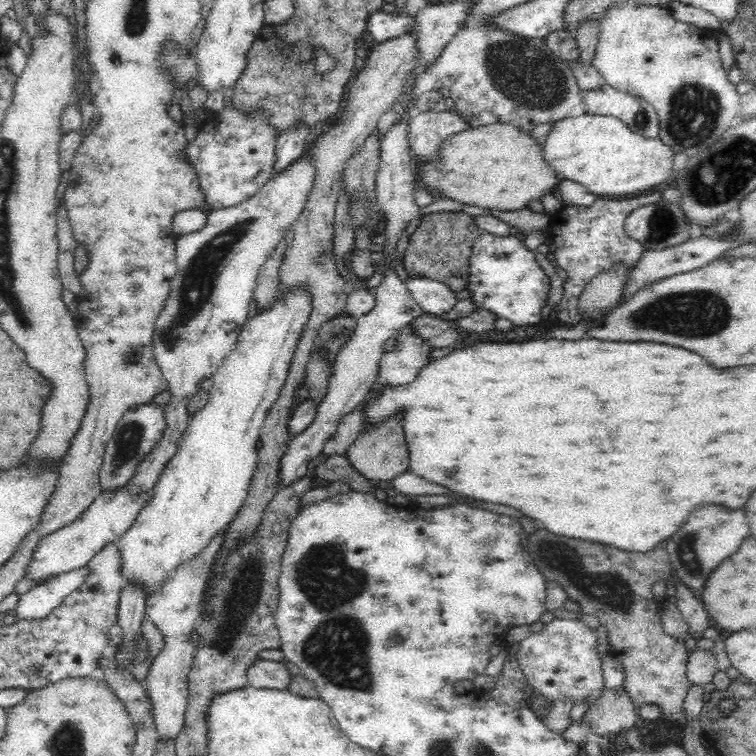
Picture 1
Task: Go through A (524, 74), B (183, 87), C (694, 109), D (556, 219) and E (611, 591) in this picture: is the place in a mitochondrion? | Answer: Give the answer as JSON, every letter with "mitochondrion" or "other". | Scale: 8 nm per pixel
{"A":"mitochondrion","B":"other","C":"mitochondrion","D":"other","E":"mitochondrion"}

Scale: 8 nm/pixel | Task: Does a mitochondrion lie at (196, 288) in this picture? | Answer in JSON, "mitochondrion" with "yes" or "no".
{"mitochondrion":"yes"}

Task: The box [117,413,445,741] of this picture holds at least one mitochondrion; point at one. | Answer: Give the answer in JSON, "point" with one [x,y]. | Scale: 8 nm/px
{"point":[338,649]}

